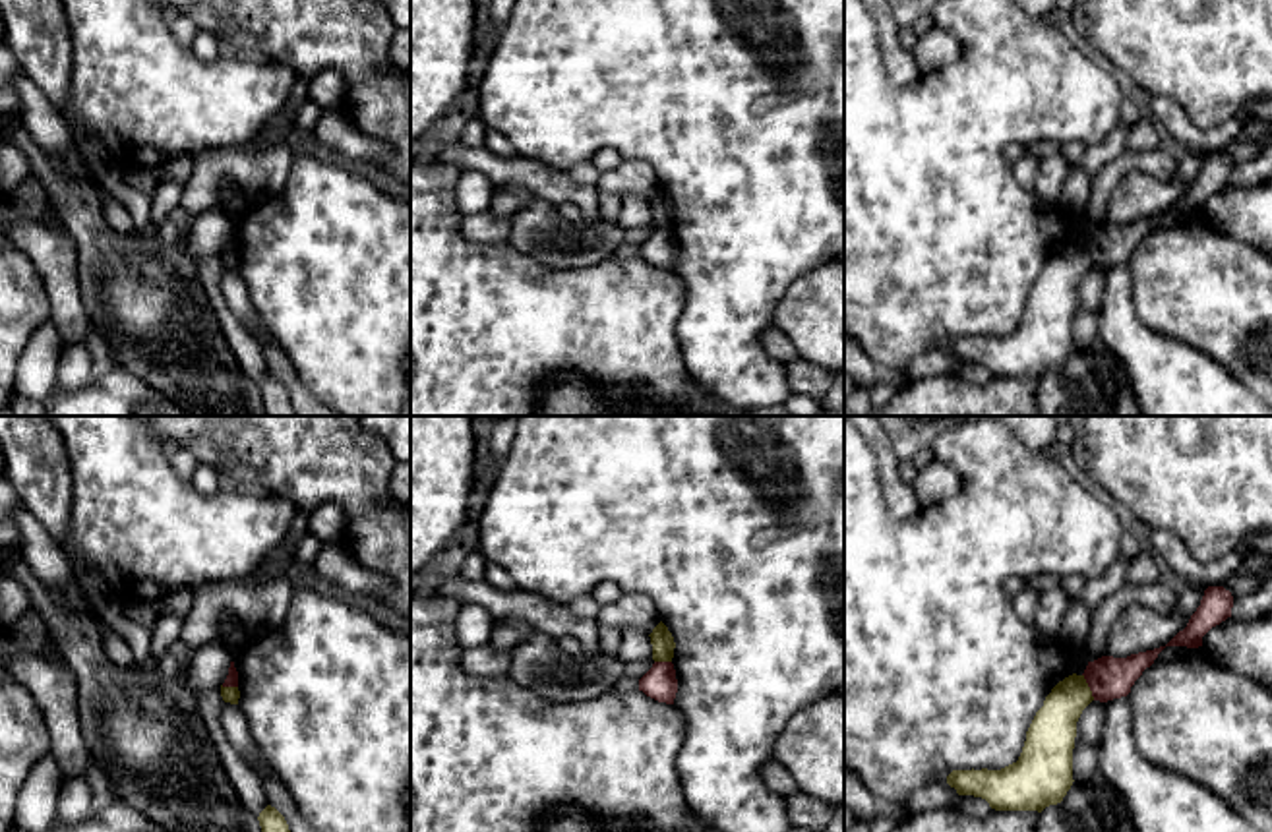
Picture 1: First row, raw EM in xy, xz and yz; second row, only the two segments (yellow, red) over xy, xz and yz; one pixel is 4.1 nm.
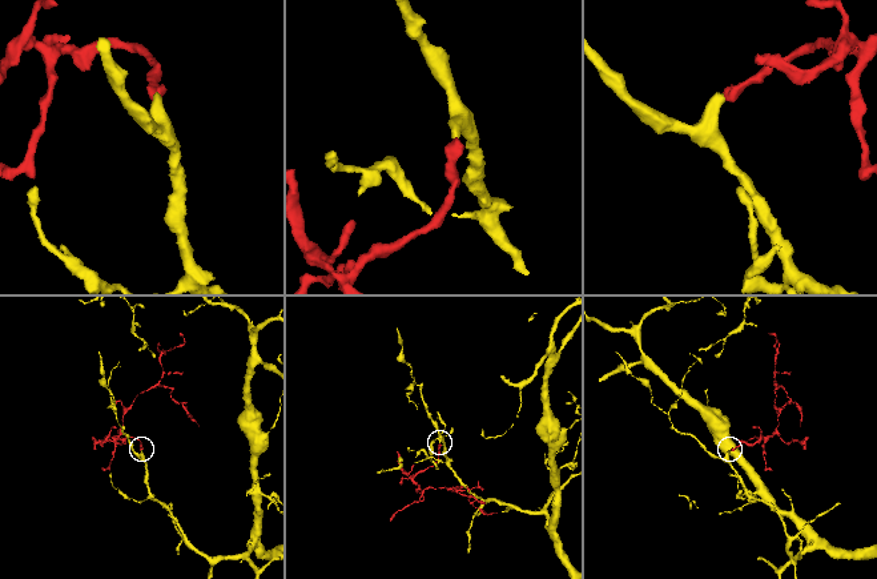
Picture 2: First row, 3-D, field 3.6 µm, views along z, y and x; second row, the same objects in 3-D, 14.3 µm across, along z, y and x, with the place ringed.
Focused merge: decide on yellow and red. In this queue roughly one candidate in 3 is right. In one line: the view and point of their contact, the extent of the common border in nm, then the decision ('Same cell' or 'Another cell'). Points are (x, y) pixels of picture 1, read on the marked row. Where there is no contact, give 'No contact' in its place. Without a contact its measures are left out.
Touches yellow at yz (1089, 687). Shared border 120 nm. Another cell

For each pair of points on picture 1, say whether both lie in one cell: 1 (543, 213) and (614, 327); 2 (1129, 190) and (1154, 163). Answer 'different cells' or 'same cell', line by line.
1: different cells
2: different cells

